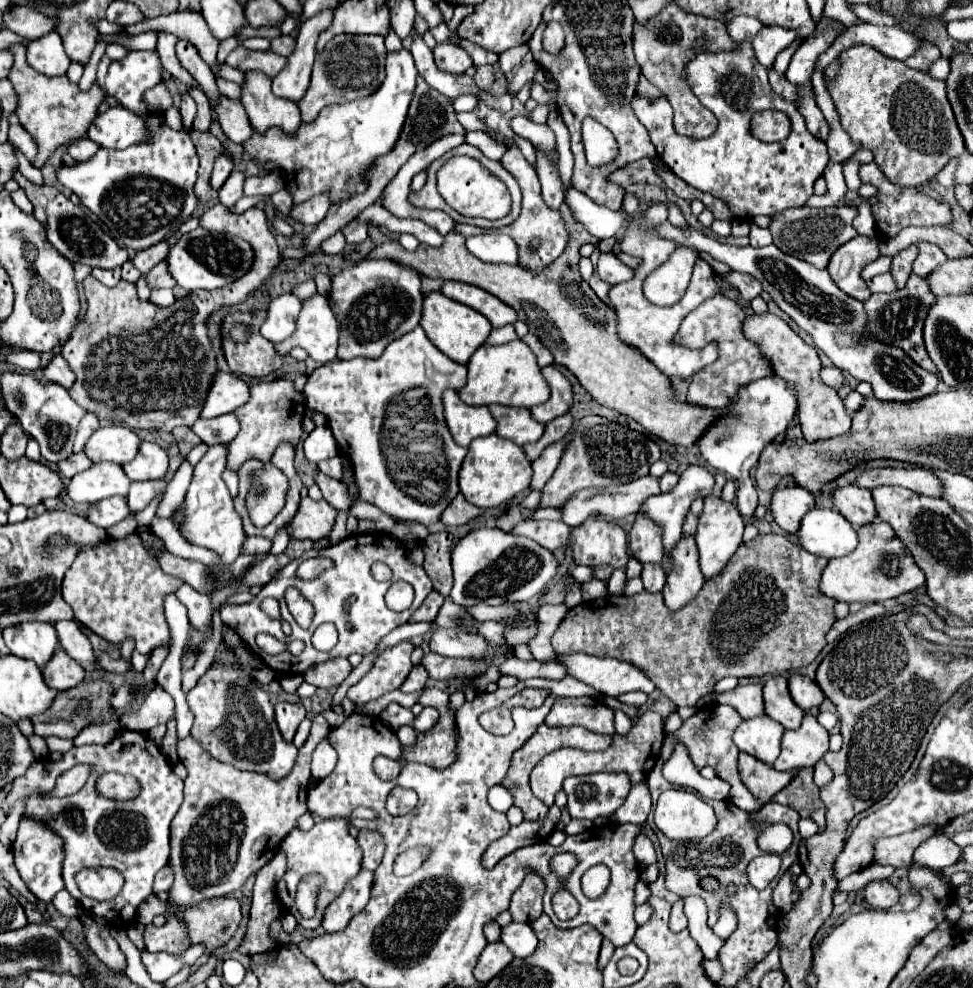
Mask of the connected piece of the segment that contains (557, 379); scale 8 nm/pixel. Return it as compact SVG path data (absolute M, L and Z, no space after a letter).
M546 366L542 370L542 374L550 384L552 396L550 396L548 402L530 408L530 412L540 424L548 424L550 420L554 420L554 418L558 418L558 416L562 416L570 410L570 406L574 402L574 396L572 396L570 380L556 366Z

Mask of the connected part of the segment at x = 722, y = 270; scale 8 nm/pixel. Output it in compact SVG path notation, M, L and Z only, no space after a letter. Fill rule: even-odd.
M700 252L699 257L706 260L708 264L711 266L711 268L716 272L717 275L725 275L729 272L732 272L732 269L727 266L726 264L719 262L712 258L709 254L705 252Z

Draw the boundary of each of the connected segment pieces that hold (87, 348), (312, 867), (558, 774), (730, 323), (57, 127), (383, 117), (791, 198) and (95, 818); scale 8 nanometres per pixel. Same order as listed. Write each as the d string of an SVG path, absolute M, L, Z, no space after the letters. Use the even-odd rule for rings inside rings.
M216 204L200 216L200 226L206 230L236 234L248 240L256 254L250 272L226 288L212 292L210 290L190 292L188 296L178 298L172 306L166 308L156 306L150 300L140 300L136 294L136 286L130 286L130 282L122 280L118 286L108 288L94 276L88 276L84 280L88 312L78 322L70 340L62 346L62 356L76 374L76 382L70 388L72 398L88 412L94 412L100 420L110 420L114 424L122 424L134 430L144 428L144 430L172 432L176 426L192 426L200 418L202 404L206 402L206 392L210 390L214 372L218 370L216 354L208 336L208 316L224 306L234 306L244 302L252 290L262 286L266 276L270 276L272 268L278 264L278 244L270 232L268 218L260 208L250 208L244 214L230 214L226 206Z
M330 818L330 820L322 820L318 824L314 824L312 830L308 832L302 832L302 830L294 830L290 832L280 848L284 850L286 858L288 858L288 870L284 874L284 878L276 884L276 896L280 898L282 906L286 908L286 912L294 914L298 924L304 926L304 928L318 928L322 924L322 916L324 916L324 910L328 908L328 904L338 898L338 894L342 892L342 888L346 886L348 880L352 880L360 870L362 870L362 850L356 842L356 838L350 836L348 832L348 824L342 820L342 818ZM310 872L316 872L316 874L322 874L326 878L326 882L322 884L320 888L320 896L318 896L318 910L316 910L316 916L306 920L300 916L300 912L296 910L294 906L294 896L296 896L296 886L298 882L310 874Z
M644 712L638 716L636 724L626 736L614 734L614 742L604 752L582 752L576 748L562 748L546 758L542 758L530 776L530 786L536 798L540 798L546 806L554 806L554 796L562 788L564 778L578 776L578 774L594 774L594 772L628 772L632 784L644 782L652 766L660 756L660 748L664 742L664 724L656 712Z
M722 294L706 300L704 304L700 304L698 310L690 312L684 318L680 328L694 328L694 334L692 334L694 338L716 340L718 348L720 348L718 360L706 368L702 368L702 372L694 374L694 380L690 382L688 398L686 398L690 404L700 404L706 408L726 408L728 404L732 404L736 400L738 390L744 388L746 384L766 378L766 376L774 376L772 362L760 352L758 344L750 342L744 336L744 332L742 332L744 320L746 320L746 314L742 312L742 308L734 300L730 300ZM694 316L698 316L698 318L694 320Z
M14 44L9 50L14 52L14 66L8 74L8 80L12 82L16 94L18 94L18 106L16 116L24 130L32 136L32 140L38 144L38 156L30 162L34 168L42 168L46 160L64 144L70 144L74 140L80 140L86 136L90 128L90 120L98 114L98 104L104 100L104 94L98 84L90 88L90 92L82 92L78 84L68 82L66 76L54 76L46 78L44 74L36 72L26 62L26 48L22 44Z
M402 48L388 52L386 80L378 92L340 106L326 106L314 122L302 124L292 138L278 132L278 128L272 128L266 136L254 132L252 140L244 144L244 150L260 162L276 162L284 174L288 174L288 190L294 196L294 204L300 204L324 190L330 190L332 202L364 192L366 182L362 180L362 172L374 162L374 158L394 148L416 88L416 76L418 70L410 50Z
M744 40L740 44L738 52L720 52L720 54L700 54L696 56L688 68L688 84L692 87L693 93L700 100L702 106L710 108L710 112L716 116L718 120L718 130L706 138L706 140L696 140L696 138L684 138L678 132L674 132L672 126L672 106L666 98L658 98L658 100L644 100L640 96L636 96L632 100L632 108L638 116L638 120L646 126L646 130L650 132L650 138L656 146L658 158L662 158L662 162L684 182L688 182L690 186L698 188L700 192L708 192L714 198L720 198L722 202L726 202L726 206L730 208L732 216L736 218L744 218L750 220L758 214L764 216L774 216L786 208L796 208L796 206L804 206L806 200L812 196L812 186L814 182L822 176L826 164L828 164L828 152L826 152L826 142L810 136L806 122L802 120L802 114L798 112L798 108L786 100L782 100L780 96L776 96L768 84L768 70L764 66L758 64L754 50L752 50L752 42ZM760 110L780 110L790 118L790 136L784 142L760 142L758 138L754 138L750 134L750 120L752 114L760 112Z
M122 730L106 746L80 746L64 754L60 762L48 762L46 758L36 760L28 772L12 782L12 792L4 802L4 812L10 810L14 800L28 796L26 814L44 820L52 830L56 830L66 846L64 860L64 882L66 890L80 902L88 914L102 916L110 926L134 924L140 904L154 894L152 884L158 870L168 864L170 858L170 822L182 804L184 782L174 774L166 756L156 748L156 744L144 732ZM76 764L86 764L92 768L90 778L84 788L66 798L50 798L56 778ZM102 772L126 772L142 782L142 794L126 804L114 804L112 800L102 800L94 794L94 780ZM88 866L112 866L126 878L126 888L110 904L90 900L82 896L74 882L74 874Z

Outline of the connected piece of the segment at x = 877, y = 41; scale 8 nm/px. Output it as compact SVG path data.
M858 24L852 30L844 30L818 58L814 64L814 70L826 70L828 62L832 62L842 48L850 48L852 44L868 44L882 54L896 58L896 60L906 60L914 56L922 44L922 38L914 36L912 32L904 32L898 28L888 28L888 26L874 26L874 24Z

